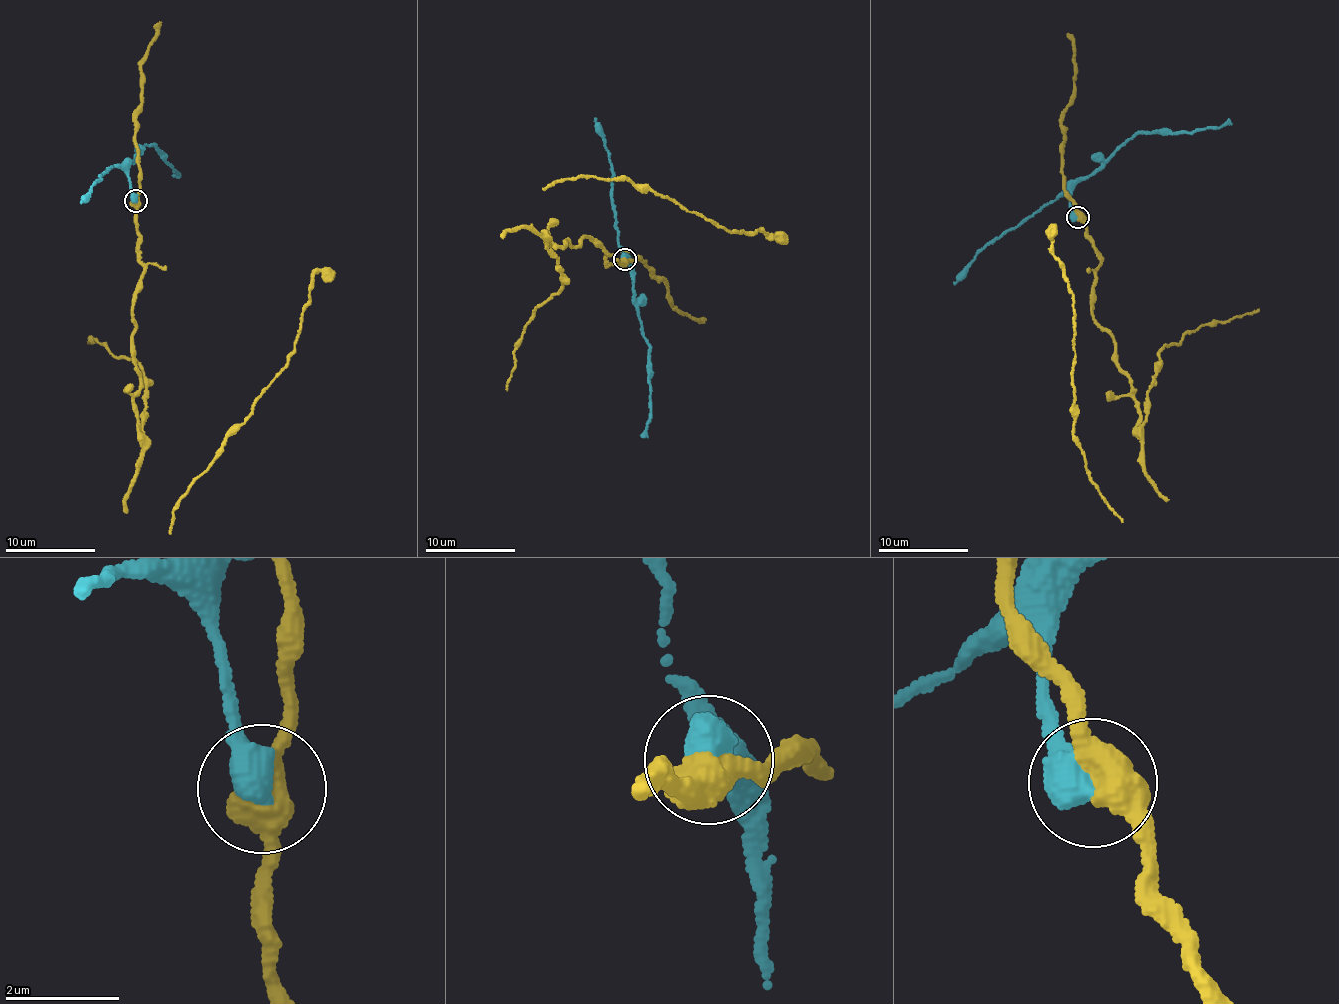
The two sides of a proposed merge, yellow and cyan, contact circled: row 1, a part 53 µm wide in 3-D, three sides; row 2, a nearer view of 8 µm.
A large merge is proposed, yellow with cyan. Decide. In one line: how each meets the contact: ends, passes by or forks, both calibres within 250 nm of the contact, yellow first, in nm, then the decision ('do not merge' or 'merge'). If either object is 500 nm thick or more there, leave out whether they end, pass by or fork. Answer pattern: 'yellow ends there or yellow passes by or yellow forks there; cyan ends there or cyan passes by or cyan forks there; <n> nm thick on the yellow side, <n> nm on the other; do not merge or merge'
550 nm thick on the yellow side, 650 nm on the other; do not merge

